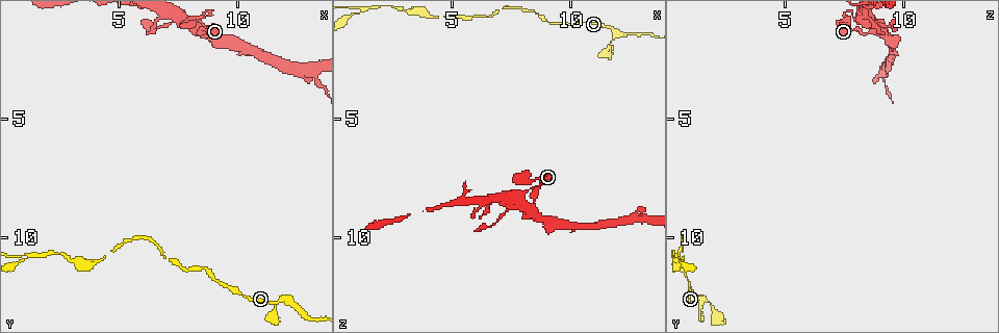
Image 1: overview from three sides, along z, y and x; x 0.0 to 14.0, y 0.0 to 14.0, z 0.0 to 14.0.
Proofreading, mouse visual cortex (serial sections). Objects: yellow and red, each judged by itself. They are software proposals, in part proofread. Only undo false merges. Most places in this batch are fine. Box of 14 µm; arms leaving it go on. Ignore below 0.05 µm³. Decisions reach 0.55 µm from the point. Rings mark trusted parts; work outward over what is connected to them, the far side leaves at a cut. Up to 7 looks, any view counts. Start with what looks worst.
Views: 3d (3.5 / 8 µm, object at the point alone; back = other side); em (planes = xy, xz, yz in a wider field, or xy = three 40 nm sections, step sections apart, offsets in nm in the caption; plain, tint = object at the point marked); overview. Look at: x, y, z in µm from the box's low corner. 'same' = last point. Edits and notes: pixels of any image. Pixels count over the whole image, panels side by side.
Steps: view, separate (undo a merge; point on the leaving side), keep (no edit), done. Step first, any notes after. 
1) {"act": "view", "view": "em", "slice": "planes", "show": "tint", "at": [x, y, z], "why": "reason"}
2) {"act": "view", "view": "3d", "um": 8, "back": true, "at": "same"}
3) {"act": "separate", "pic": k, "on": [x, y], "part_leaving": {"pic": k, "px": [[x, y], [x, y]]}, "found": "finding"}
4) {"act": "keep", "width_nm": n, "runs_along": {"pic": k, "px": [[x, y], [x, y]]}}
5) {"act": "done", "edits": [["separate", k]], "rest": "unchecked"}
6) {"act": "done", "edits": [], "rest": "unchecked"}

{"act": "view", "view": "3d", "um": 3.5, "at": [12.0, 12.7, 1.4], "why": "branch point"}

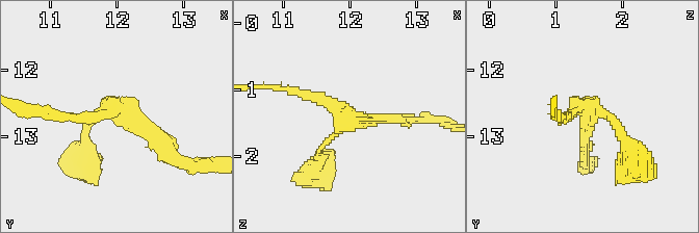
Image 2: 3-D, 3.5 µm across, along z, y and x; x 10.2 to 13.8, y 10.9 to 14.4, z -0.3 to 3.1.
{"act": "view", "view": "em", "slice": "xy", "step": 1, "show": "tint", "at": [12.00, 12.60, 1.35], "arms": 3, "arm_widths_nm": [100, 150, 150], "why": "now the EM"}

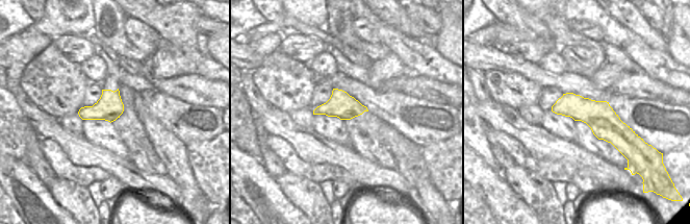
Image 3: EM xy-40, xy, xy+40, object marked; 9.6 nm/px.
{"act": "keep", "found": "continuous, no second cell"}

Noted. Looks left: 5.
{"act": "view", "view": "3d", "um": 3.5, "at": [13.1, 2.9, 9.2], "why": "small branch off a trunk"}

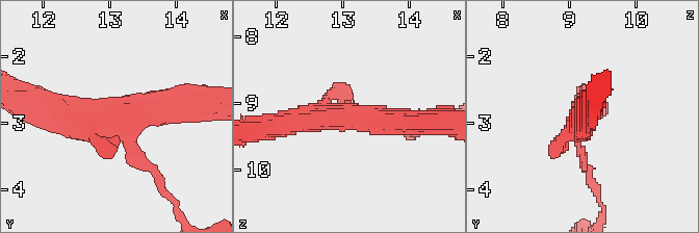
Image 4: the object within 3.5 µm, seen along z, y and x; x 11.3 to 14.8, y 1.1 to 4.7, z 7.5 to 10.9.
{"act": "view", "view": "em", "slice": "planes", "show": "tint", "at": [13.15, 2.90, 9.15], "why": "need the tissue"}

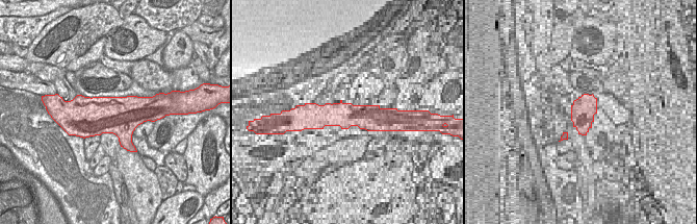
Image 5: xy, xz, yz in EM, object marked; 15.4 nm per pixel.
{"act": "keep", "runs_along": {"pic": 4, "px": [[51, 107], [118, 120], [173, 91]]}, "found": "continuous, no second cell"}

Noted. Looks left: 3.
{"act": "view", "view": "3d", "um": 3.5, "at": [7.9, 1.0, 8.6], "why": "arms part here"}

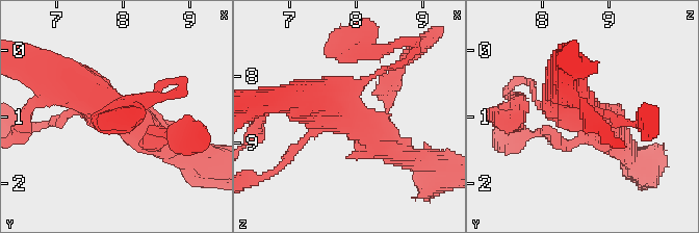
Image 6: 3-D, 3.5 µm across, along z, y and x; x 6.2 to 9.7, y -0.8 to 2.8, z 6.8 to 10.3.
{"act": "view", "view": "em", "slice": "xy", "step": 5, "show": "tint", "at": "same", "arms": 4, "arm_widths_nm": [100, 150, 250, 450]}

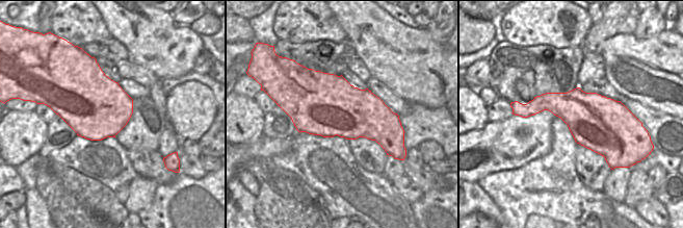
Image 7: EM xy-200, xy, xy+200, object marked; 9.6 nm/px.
{"act": "keep", "runs_along": {"pic": 6, "px": [[154, 140], [135, 119], [43, 74]]}, "found": "all the same cell"}

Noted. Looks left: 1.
{"act": "done", "edits": [], "rest": "unchecked"}

